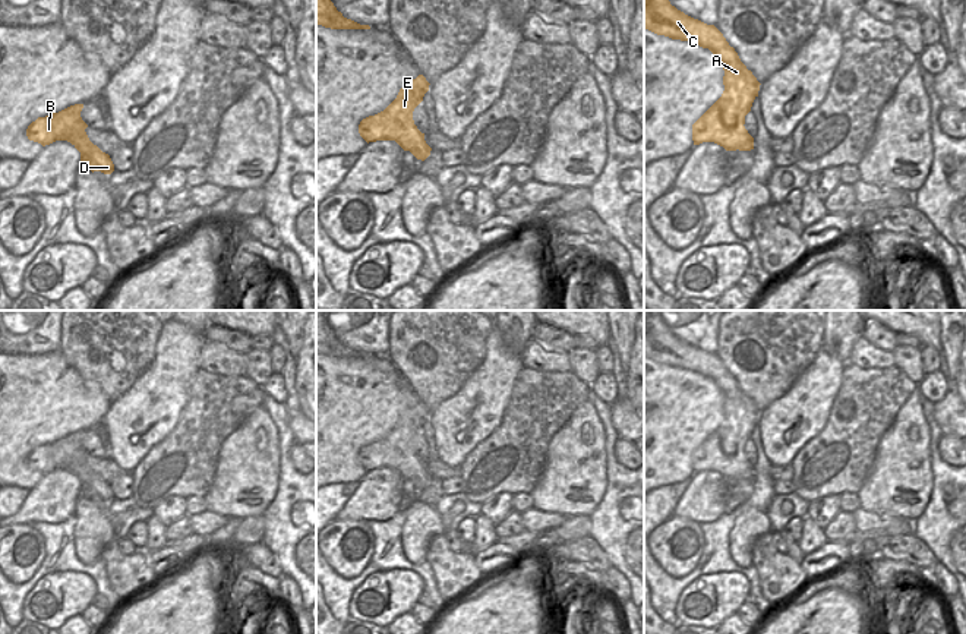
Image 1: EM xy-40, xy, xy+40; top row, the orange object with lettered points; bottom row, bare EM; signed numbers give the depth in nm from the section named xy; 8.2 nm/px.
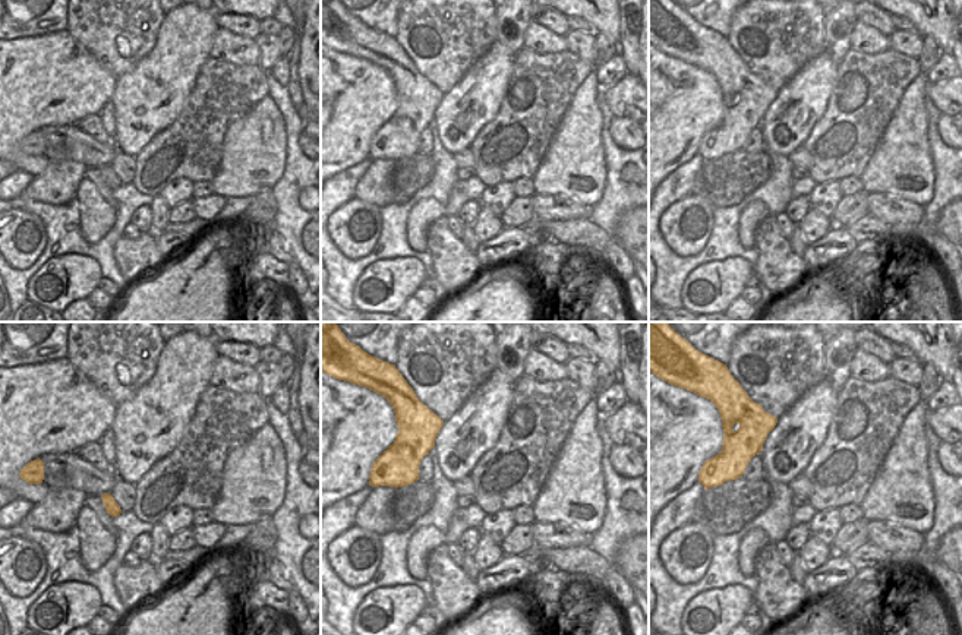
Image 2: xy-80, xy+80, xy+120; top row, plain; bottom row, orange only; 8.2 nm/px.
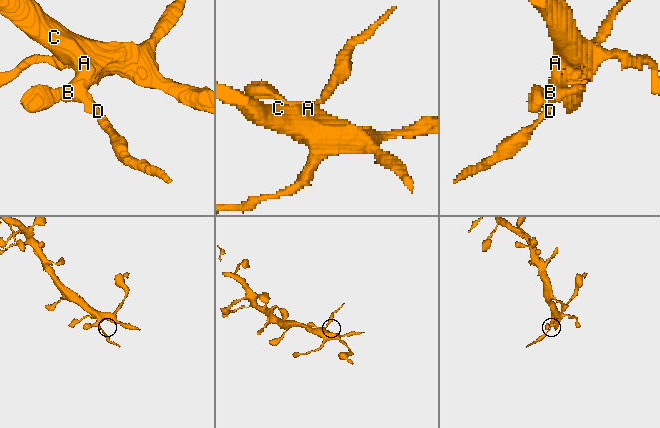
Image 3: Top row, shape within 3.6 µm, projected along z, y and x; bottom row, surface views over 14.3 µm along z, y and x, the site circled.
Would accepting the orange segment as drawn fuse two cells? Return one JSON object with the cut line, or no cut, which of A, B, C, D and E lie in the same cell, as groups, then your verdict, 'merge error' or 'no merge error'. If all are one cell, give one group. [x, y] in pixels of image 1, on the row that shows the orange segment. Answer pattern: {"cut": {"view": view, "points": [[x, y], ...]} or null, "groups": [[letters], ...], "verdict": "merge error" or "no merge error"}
{"cut": {"view": "xy", "points": [[413, 123], [404, 135], [412, 144], [409, 150]]}, "groups": [["A", "B", "C", "E"], ["D"]], "verdict": "merge error"}

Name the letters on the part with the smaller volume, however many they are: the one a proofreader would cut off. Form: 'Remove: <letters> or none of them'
Remove: D

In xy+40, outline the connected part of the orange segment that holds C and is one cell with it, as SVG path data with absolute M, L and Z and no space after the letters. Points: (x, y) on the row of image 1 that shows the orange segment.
M644 0L644 28L708 48L722 61L724 91L692 124L692 141L694 145L714 142L726 151L739 149L741 143L735 142L733 136L745 124L745 116L751 111L761 83L741 61L735 48L714 25L685 15L669 0Z

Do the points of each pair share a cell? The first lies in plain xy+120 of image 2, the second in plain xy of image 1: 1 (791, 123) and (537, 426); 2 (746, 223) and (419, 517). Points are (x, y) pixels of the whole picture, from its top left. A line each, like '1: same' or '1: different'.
1: different
2: same

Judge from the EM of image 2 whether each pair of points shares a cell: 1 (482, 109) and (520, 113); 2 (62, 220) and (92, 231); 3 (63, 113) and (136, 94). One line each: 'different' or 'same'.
1: different
2: different
3: different

